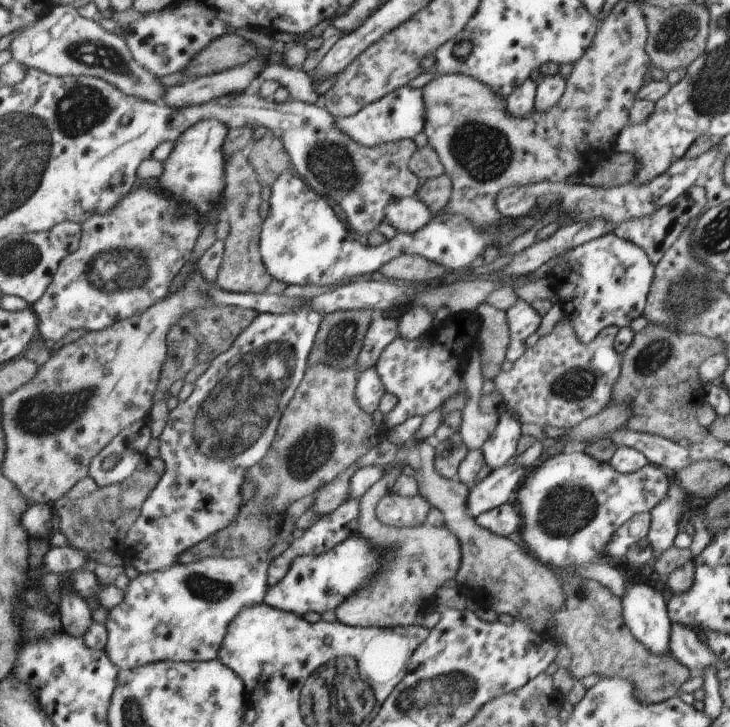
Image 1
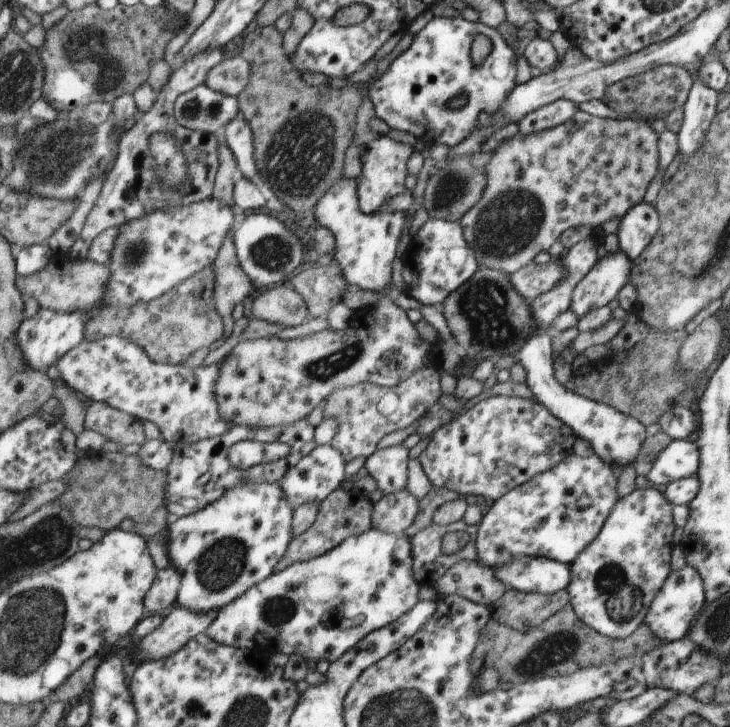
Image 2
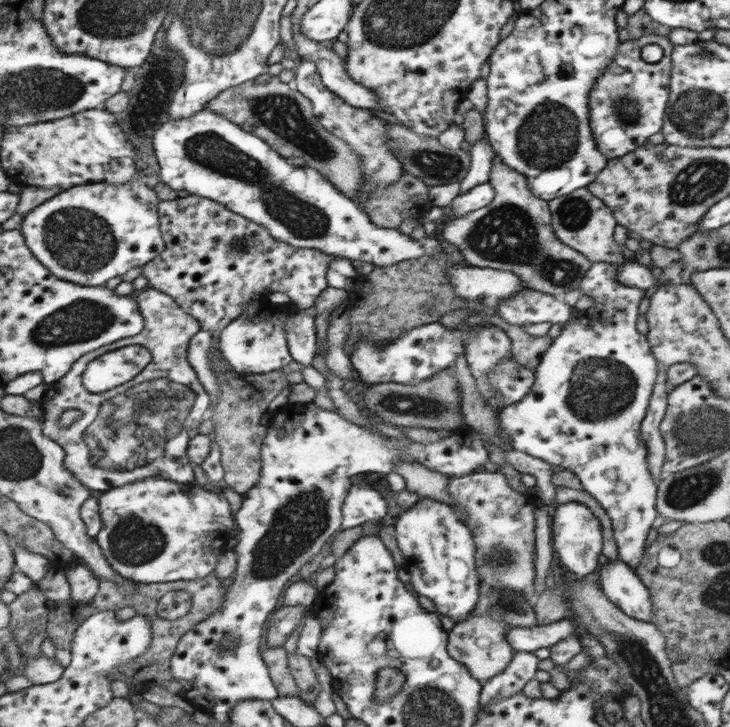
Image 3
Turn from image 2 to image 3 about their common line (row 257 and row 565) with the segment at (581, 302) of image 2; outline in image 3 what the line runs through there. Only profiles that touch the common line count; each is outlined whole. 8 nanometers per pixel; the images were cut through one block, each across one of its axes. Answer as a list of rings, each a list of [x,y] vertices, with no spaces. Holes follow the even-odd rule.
[[[620,560],[608,561],[600,570],[600,582],[604,594],[628,617],[653,622],[653,603],[649,590],[634,569],[630,569]]]

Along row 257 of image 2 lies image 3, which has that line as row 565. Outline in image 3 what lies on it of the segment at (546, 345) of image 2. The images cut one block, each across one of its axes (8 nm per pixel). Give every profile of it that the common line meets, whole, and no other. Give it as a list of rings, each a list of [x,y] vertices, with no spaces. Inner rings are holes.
[[[568,502],[559,504],[551,524],[552,544],[555,559],[560,561],[569,571],[583,578],[598,568],[600,552],[602,552],[602,526],[600,520],[592,514],[592,510],[584,503]]]

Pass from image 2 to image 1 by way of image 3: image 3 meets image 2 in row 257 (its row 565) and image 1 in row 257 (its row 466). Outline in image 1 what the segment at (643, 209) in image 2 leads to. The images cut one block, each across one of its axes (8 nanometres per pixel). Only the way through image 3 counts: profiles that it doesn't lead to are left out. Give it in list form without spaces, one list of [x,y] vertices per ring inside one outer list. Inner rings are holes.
[[[612,232],[589,240],[562,255],[561,265],[556,266],[556,277],[574,283],[572,300],[569,303],[562,302],[563,314],[570,320],[581,342],[590,344],[603,328],[629,327],[634,318],[643,315],[654,280],[654,266],[640,245]]]

